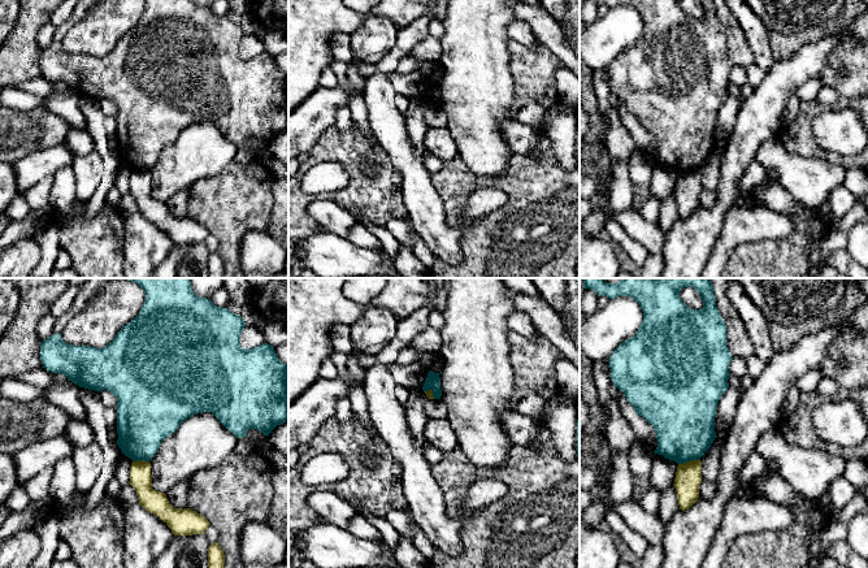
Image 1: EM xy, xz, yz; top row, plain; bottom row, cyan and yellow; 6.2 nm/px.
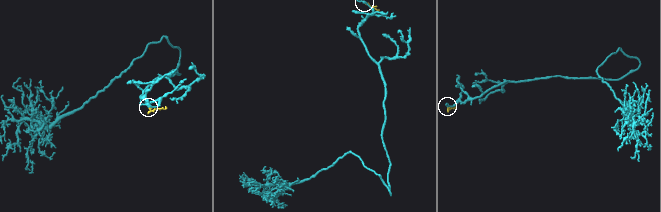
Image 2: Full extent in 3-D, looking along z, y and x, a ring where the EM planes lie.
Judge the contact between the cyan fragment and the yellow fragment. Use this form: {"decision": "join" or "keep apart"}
{"decision": "keep apart"}

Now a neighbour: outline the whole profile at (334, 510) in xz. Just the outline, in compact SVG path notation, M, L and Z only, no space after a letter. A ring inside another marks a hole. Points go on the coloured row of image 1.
M316 491L307 502L326 523L342 529L348 530L351 521L359 515L350 502L330 491Z

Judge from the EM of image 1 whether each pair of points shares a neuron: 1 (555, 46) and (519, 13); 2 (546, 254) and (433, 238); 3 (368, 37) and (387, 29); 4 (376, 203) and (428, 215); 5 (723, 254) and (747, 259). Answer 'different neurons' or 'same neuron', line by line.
1: same neuron
2: different neurons
3: same neuron
4: different neurons
5: different neurons

